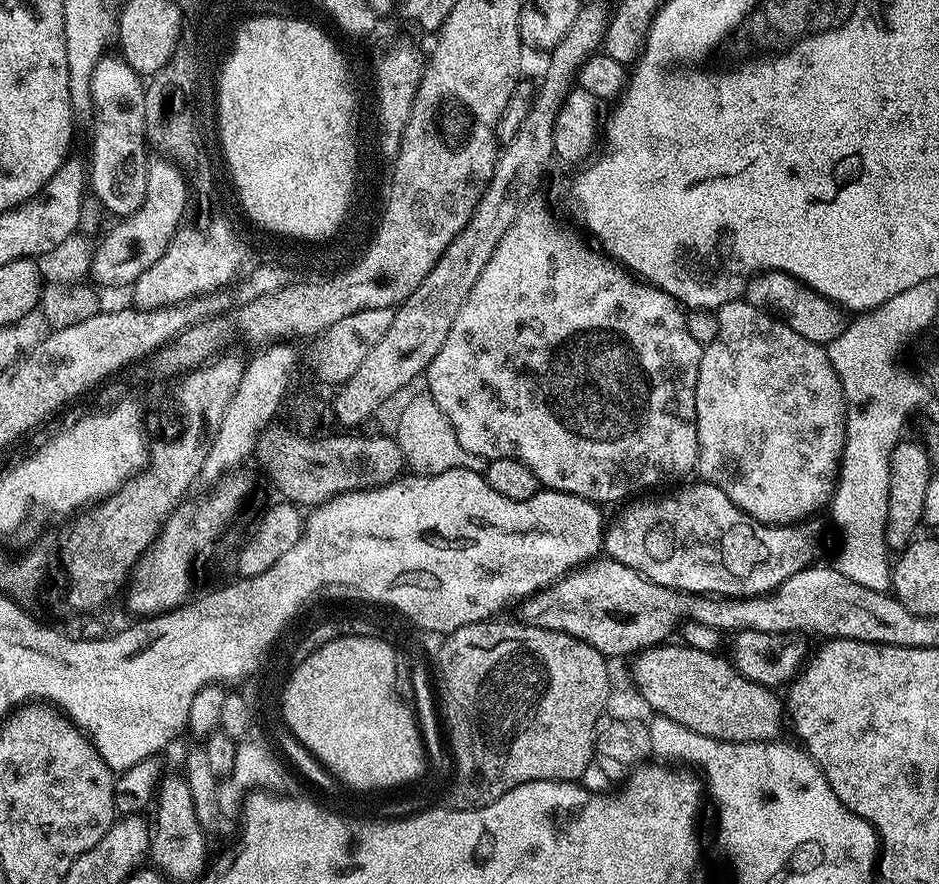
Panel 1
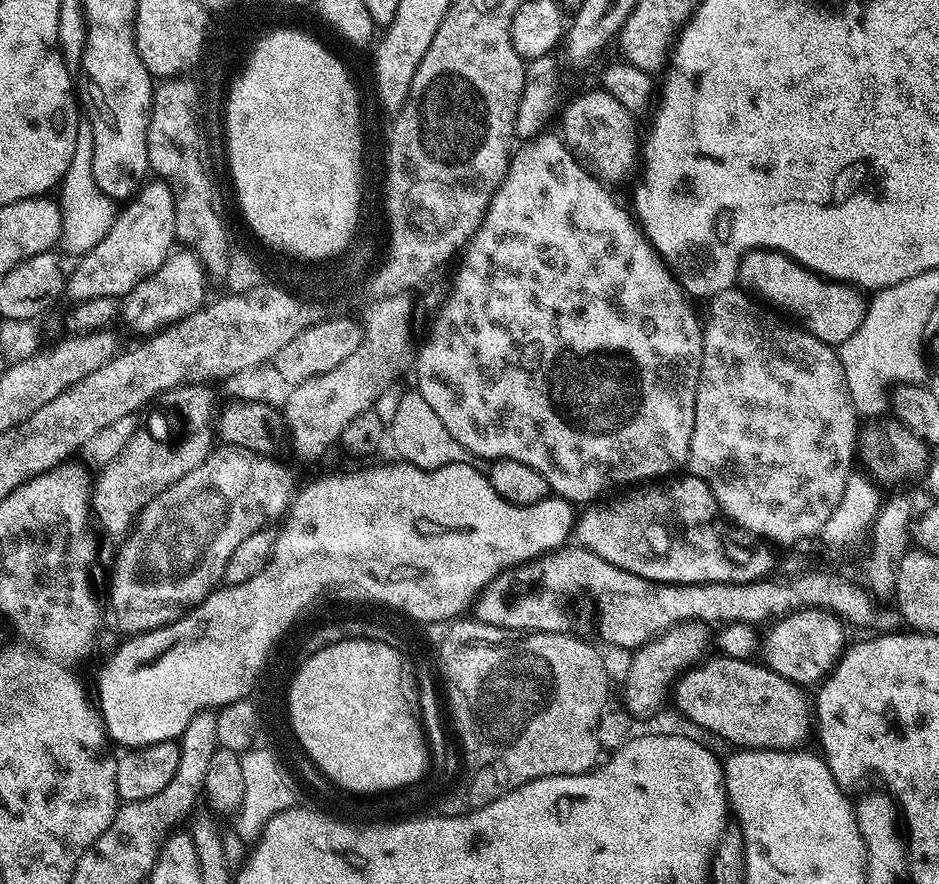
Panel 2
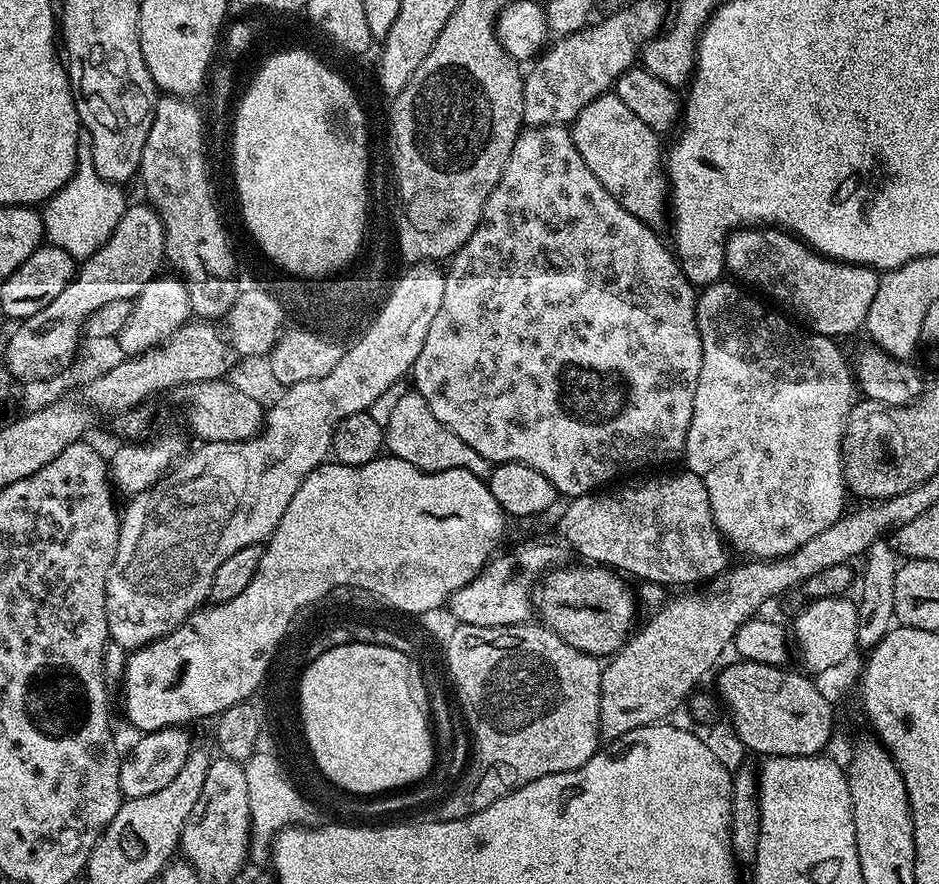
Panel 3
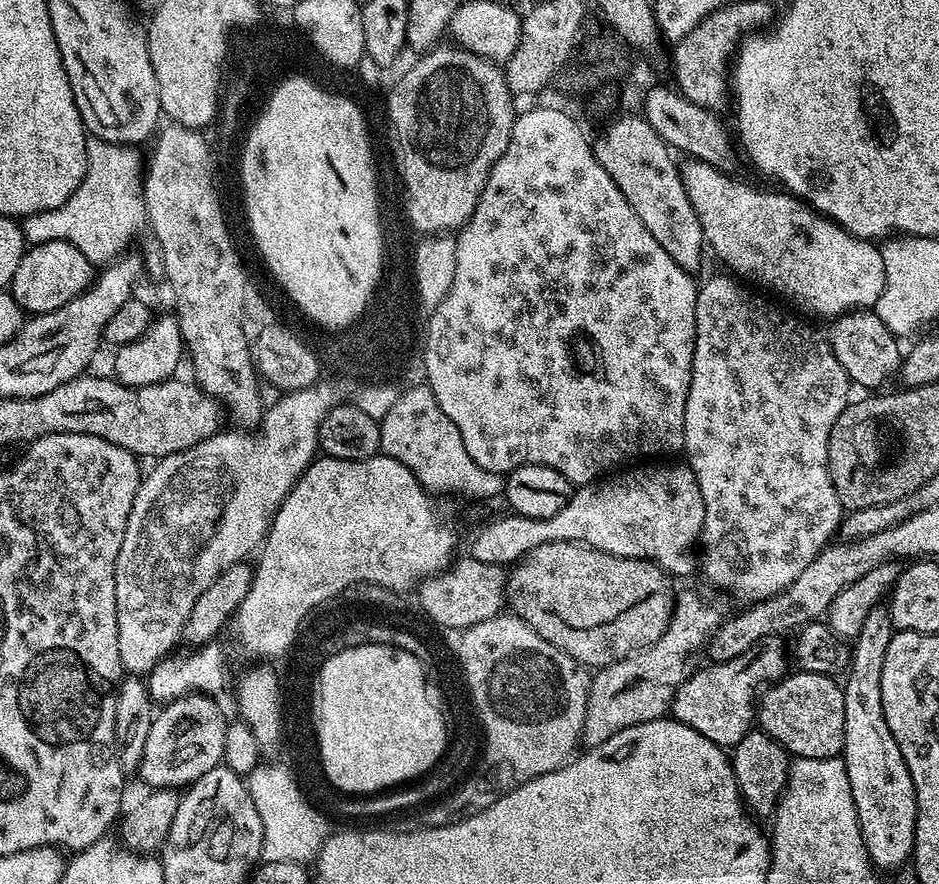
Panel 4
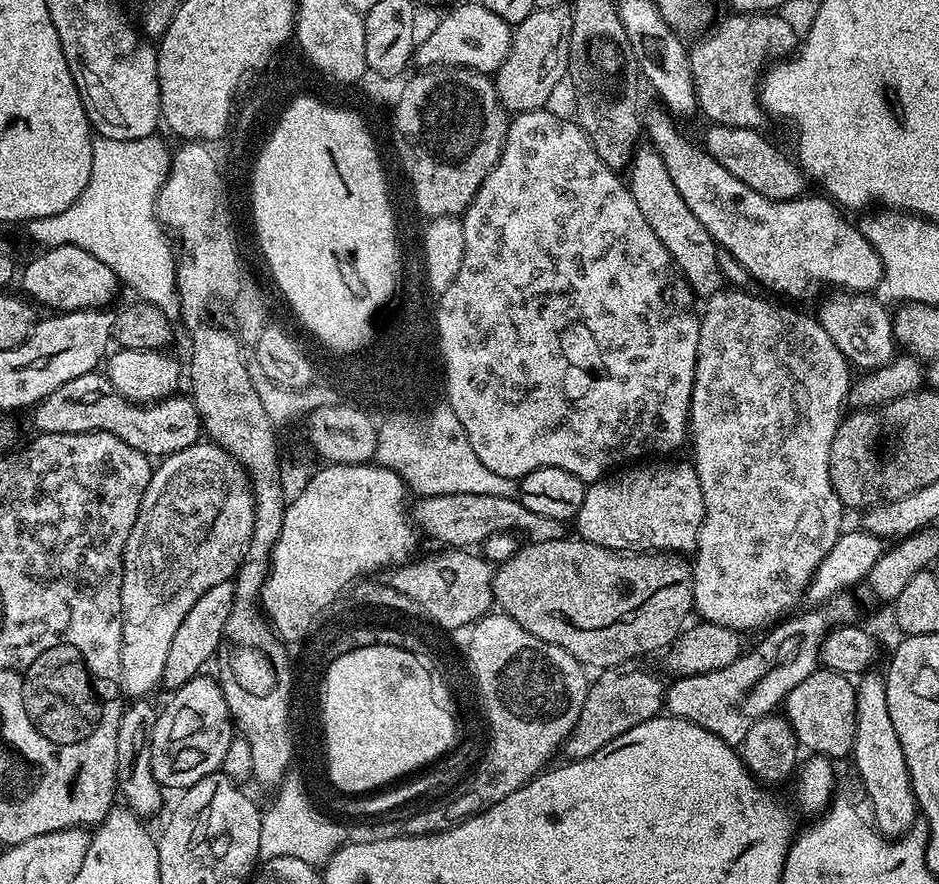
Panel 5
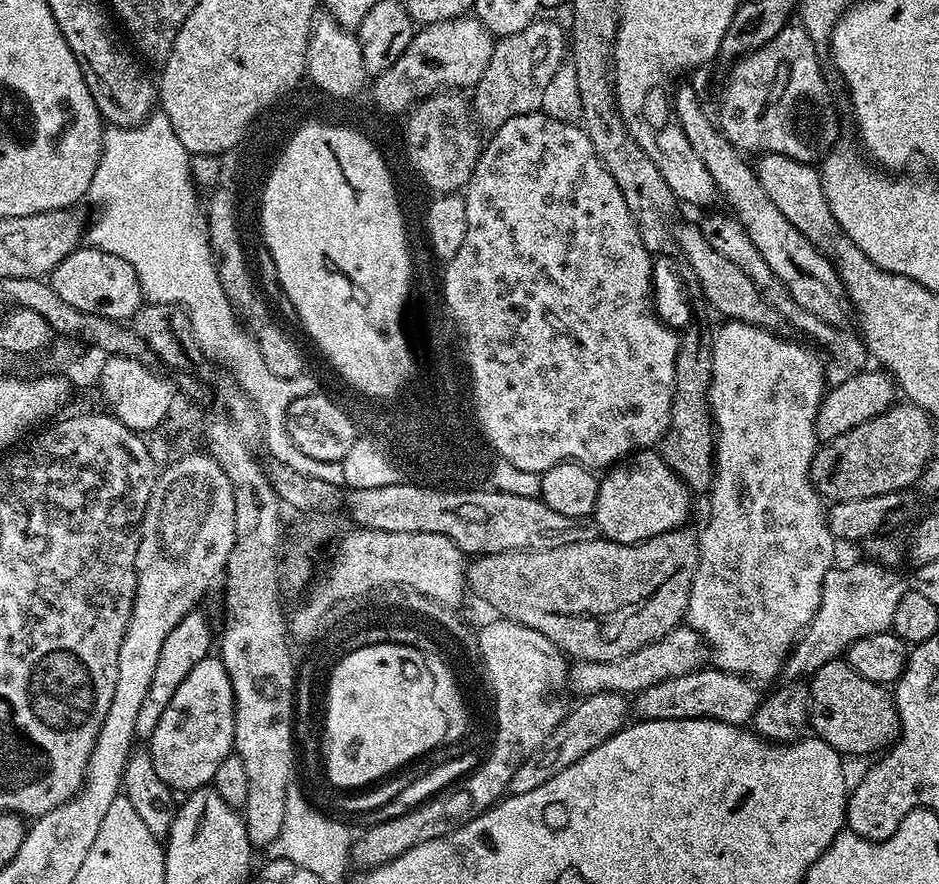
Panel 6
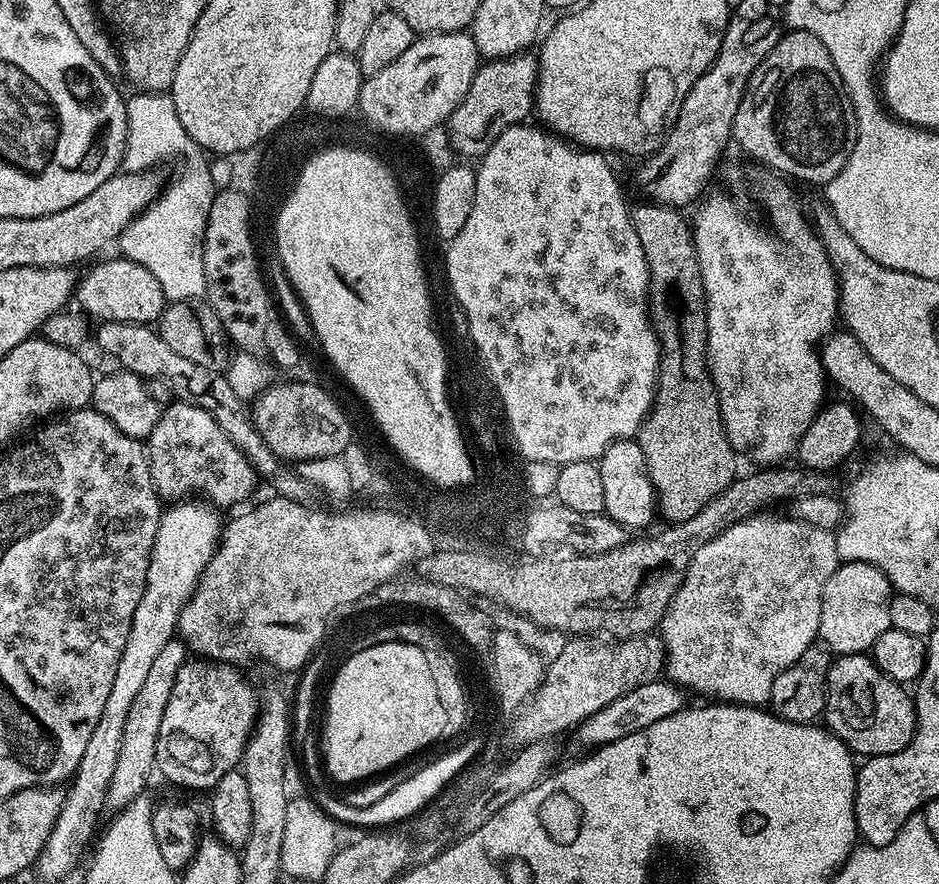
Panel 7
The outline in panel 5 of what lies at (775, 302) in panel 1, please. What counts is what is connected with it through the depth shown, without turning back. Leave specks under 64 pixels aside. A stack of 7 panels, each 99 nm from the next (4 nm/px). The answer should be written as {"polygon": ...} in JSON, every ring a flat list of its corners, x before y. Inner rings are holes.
{"polygon":[[655,106,642,120,642,128,649,136,651,147,666,162,666,170,670,179,678,189,678,194,686,198,686,206,706,226,713,240,721,249,724,248,757,280,776,292,781,292,789,301,804,300,812,296,823,284,833,284,831,287,845,292,871,293,879,289,884,279,884,267,870,242,865,238,855,223,847,220,845,213,837,205,823,195,801,195,794,200,771,200,762,198,746,182,738,182,734,174,730,174,715,158,703,147,691,144,686,137,677,130,673,117,663,107]]}

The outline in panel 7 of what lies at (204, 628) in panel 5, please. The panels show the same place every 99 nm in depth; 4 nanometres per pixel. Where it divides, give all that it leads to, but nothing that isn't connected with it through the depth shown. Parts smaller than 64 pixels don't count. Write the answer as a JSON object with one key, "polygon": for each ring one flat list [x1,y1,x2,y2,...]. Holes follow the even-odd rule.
{"polygon":[[179,638,166,642,166,646,162,646,162,650,154,657,150,671,130,706,126,726,122,729,122,746,118,749,118,763,114,765,114,775,110,778,110,786,104,795,104,803,108,808,112,807,112,810,125,808,130,802,139,800,145,795,144,787,147,786,152,772,154,776,156,768,158,730,162,730,162,714,166,714,166,702,170,702,178,670,182,670,182,666,189,658,187,647]]}

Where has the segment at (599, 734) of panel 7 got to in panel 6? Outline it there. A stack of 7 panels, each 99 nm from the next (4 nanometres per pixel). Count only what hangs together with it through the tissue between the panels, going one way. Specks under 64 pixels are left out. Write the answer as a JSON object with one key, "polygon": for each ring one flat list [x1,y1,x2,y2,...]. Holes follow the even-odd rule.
{"polygon":[[705,666,678,678,666,678,666,682,635,693,634,712,641,720,717,720,744,726,756,715,756,707,762,699,756,688,753,681,743,676]]}

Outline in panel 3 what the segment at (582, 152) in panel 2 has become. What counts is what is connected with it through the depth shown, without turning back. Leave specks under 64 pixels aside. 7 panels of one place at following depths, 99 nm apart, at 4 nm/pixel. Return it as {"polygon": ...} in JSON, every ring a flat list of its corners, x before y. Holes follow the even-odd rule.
{"polygon":[[605,94,590,102,590,106,586,106,586,110,582,110,578,118,572,121,570,131,578,154,582,154,582,162,586,162,586,166,590,166,590,174,594,174,594,178,598,178,598,182,610,190,614,202,618,202,618,206,634,214,634,218,653,230,660,230,663,224,665,227,666,213,670,208,670,189,666,175,666,156,662,148,660,152,661,137,658,133,646,126,646,122,636,117,626,107,626,102,614,94]]}

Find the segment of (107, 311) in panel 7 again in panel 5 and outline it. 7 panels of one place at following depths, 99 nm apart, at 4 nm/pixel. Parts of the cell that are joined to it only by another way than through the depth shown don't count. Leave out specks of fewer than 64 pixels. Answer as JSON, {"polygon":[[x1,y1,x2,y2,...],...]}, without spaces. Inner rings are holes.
{"polygon":[[63,244,57,248,46,248,39,253,24,268,24,273,19,273,18,284,24,287,23,295,29,301,35,302,37,305,45,304,48,310,55,310,57,313,77,312,83,308,104,308,116,296,116,287,118,281,116,271,110,266,106,266,106,262,98,262,98,258,94,258,94,254,86,254,86,250,78,250,78,246,70,246]]}

